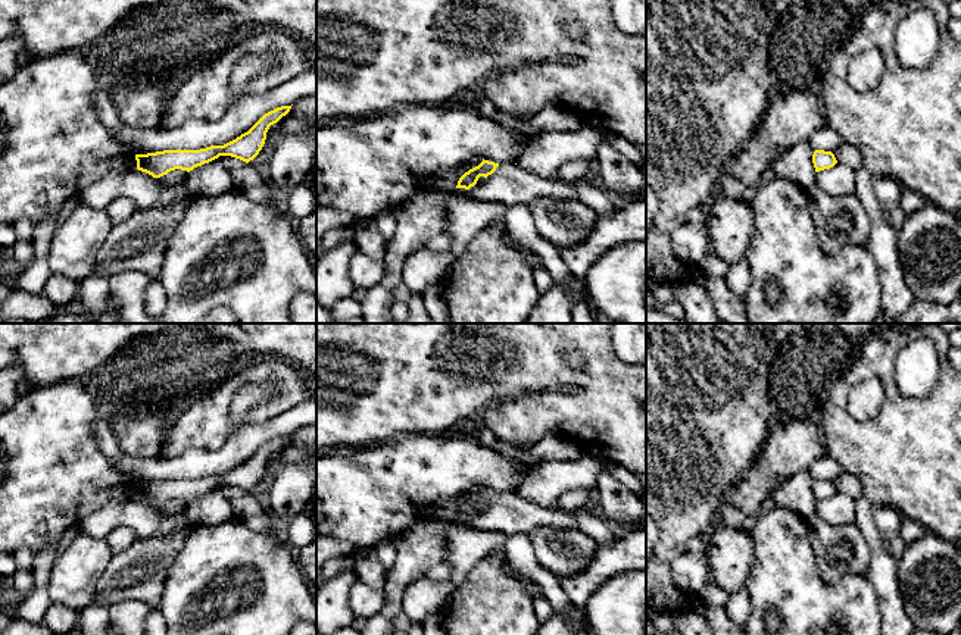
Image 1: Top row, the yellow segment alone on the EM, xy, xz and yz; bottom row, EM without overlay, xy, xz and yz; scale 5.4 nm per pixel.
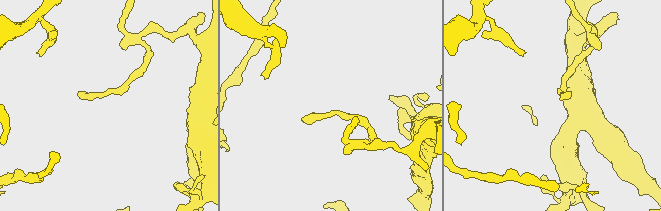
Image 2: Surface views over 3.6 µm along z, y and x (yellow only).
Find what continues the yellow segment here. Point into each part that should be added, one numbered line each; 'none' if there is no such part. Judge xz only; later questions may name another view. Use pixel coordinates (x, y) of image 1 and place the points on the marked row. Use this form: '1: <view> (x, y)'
1: xz (509, 184)

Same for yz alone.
1: yz (839, 180)

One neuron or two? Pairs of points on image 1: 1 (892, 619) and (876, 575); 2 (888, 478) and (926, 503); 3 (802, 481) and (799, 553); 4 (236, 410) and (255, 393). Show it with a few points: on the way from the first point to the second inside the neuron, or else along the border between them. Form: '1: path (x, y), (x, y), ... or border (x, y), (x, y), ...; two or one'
1: path (892, 609), (886, 585); one
2: path (896, 478), (901, 478), (917, 494); one
3: border (777, 506), (792, 510), (807, 521); two
4: path (240, 406), (250, 396); one

